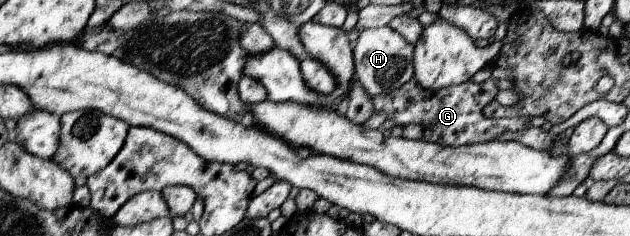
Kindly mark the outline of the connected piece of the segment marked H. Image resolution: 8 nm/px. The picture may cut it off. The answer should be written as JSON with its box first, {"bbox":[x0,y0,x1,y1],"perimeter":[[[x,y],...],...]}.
{"bbox":[353,25,414,98],"perimeter":[[[388,25],[363,30],[353,44],[355,75],[370,98],[389,94],[414,78],[414,46]]]}

